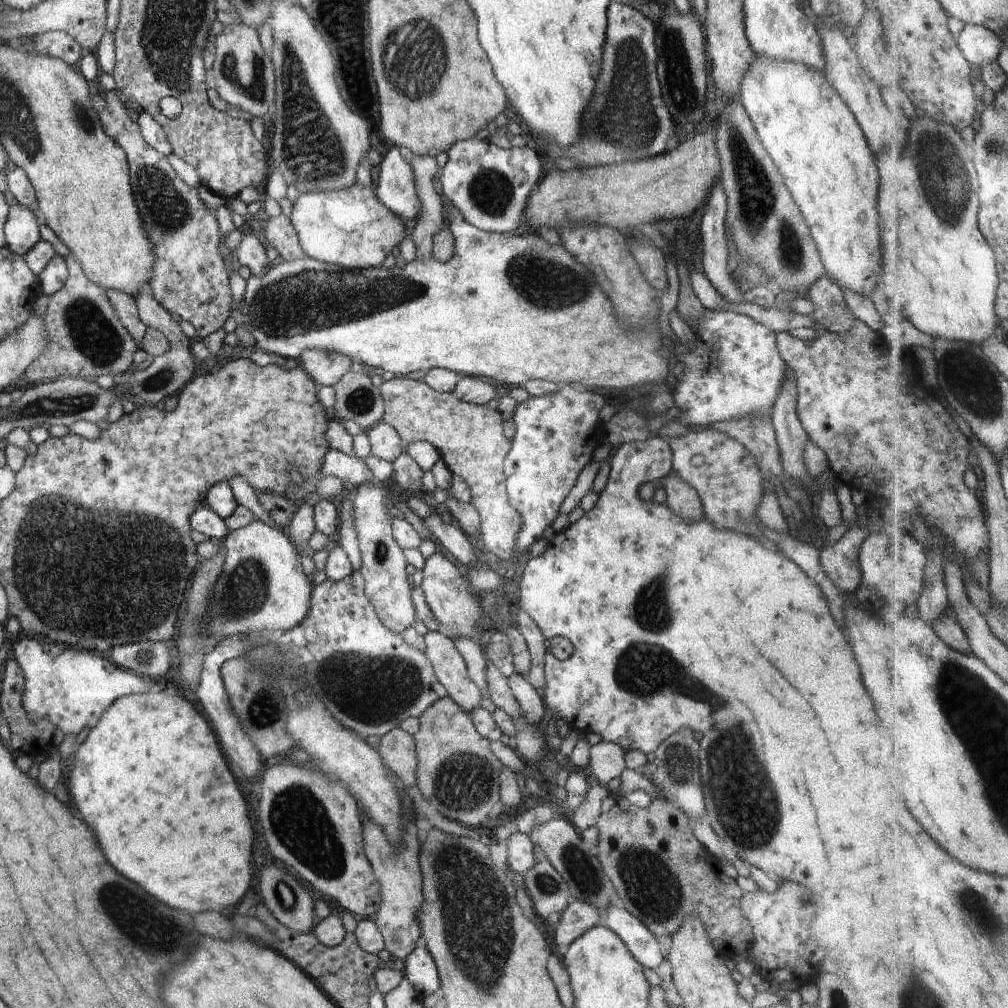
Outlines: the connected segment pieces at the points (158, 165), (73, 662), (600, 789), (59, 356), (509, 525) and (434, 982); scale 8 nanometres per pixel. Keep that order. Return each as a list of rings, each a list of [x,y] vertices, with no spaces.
[[[113,91],[104,93],[103,98],[106,106],[99,114],[102,127],[127,157],[132,196],[142,216],[144,232],[152,242],[152,252],[156,254],[147,285],[166,312],[176,313],[182,320],[190,322],[196,335],[206,339],[223,328],[232,316],[232,271],[218,251],[218,222],[210,210],[204,208],[197,190],[180,179],[166,157],[146,144],[138,124],[129,116],[126,101]]]
[[[22,636],[13,644],[12,656],[24,673],[22,704],[31,721],[48,719],[66,735],[77,735],[84,728],[93,729],[110,705],[124,695],[154,691],[156,682],[119,667],[110,658],[67,647],[60,655],[52,655],[32,638]]]
[[[596,784],[590,786],[586,799],[574,810],[568,821],[582,833],[586,828],[597,825],[601,814],[602,802],[611,794],[607,786]]]
[[[71,253],[65,257],[65,262],[68,279],[58,292],[49,296],[49,304],[43,315],[48,350],[34,360],[24,374],[35,385],[64,377],[89,379],[108,374],[113,377],[134,368],[133,356],[138,351],[136,342],[122,326],[108,301],[106,290],[88,280]]]
[[[419,376],[394,377],[384,381],[379,386],[384,401],[382,421],[389,424],[399,435],[404,444],[426,441],[433,444],[440,453],[453,475],[459,476],[470,487],[472,504],[478,511],[481,520],[481,548],[497,555],[500,560],[514,557],[518,531],[521,529],[521,516],[512,508],[506,489],[503,464],[512,443],[504,435],[502,415],[499,410],[493,410],[488,405],[477,405],[461,401],[453,392],[441,393],[430,388]]]
[[[417,947],[406,958],[402,973],[421,997],[429,996],[440,988],[436,964],[424,947]]]

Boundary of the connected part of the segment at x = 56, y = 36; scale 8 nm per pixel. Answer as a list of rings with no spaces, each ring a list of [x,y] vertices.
[[[48,31],[42,35],[36,35],[33,41],[40,54],[52,58],[59,56],[70,66],[74,65],[84,54],[78,41],[64,31]]]

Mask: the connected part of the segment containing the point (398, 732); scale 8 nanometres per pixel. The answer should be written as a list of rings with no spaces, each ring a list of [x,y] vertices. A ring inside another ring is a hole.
[[[399,727],[390,730],[382,736],[377,752],[390,772],[399,778],[403,788],[416,785],[418,760],[414,738],[408,732]]]

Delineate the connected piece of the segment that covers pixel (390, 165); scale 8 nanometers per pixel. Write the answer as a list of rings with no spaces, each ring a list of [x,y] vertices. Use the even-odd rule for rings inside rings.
[[[392,147],[380,163],[376,194],[378,200],[397,217],[408,220],[421,210],[415,174],[399,151]]]

